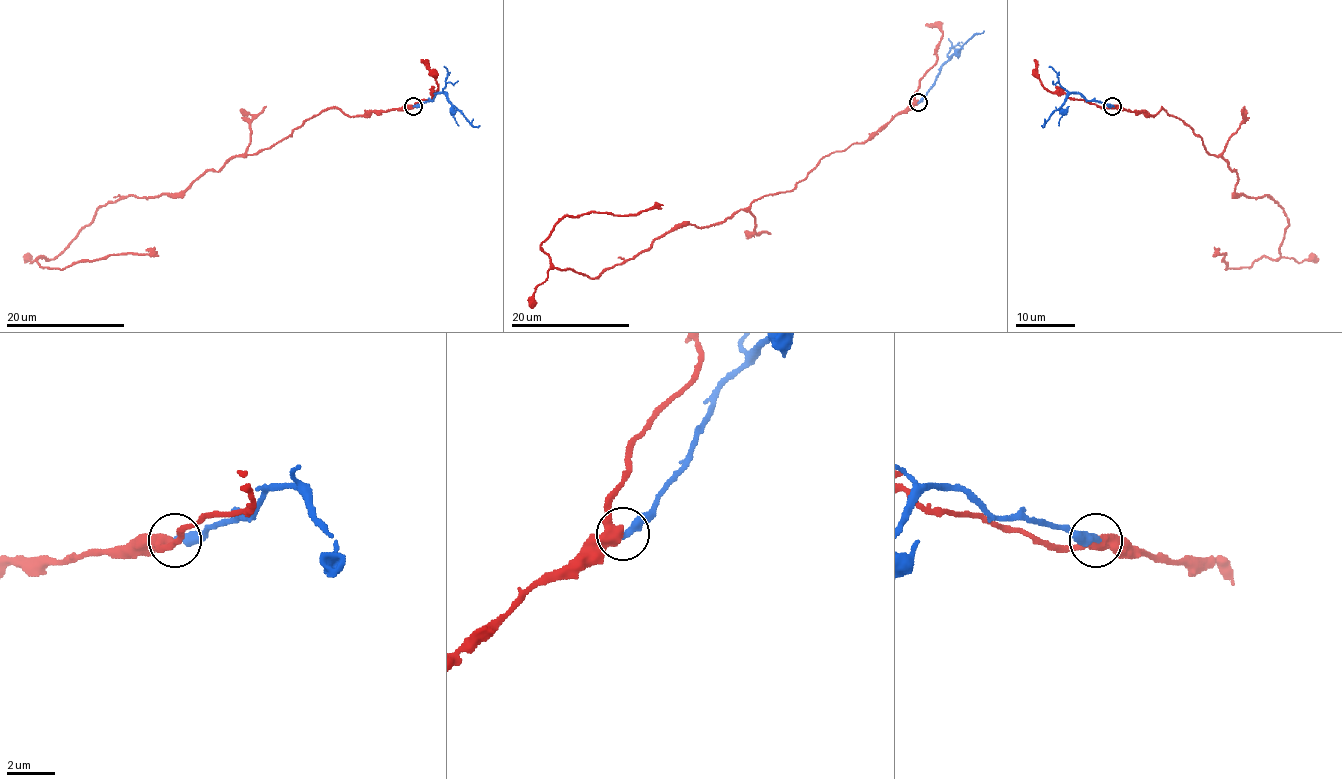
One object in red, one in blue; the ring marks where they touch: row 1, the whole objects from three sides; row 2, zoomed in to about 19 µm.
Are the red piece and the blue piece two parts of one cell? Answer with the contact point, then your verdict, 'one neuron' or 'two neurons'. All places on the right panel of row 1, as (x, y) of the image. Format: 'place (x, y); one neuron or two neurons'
place (1112, 106); two neurons

